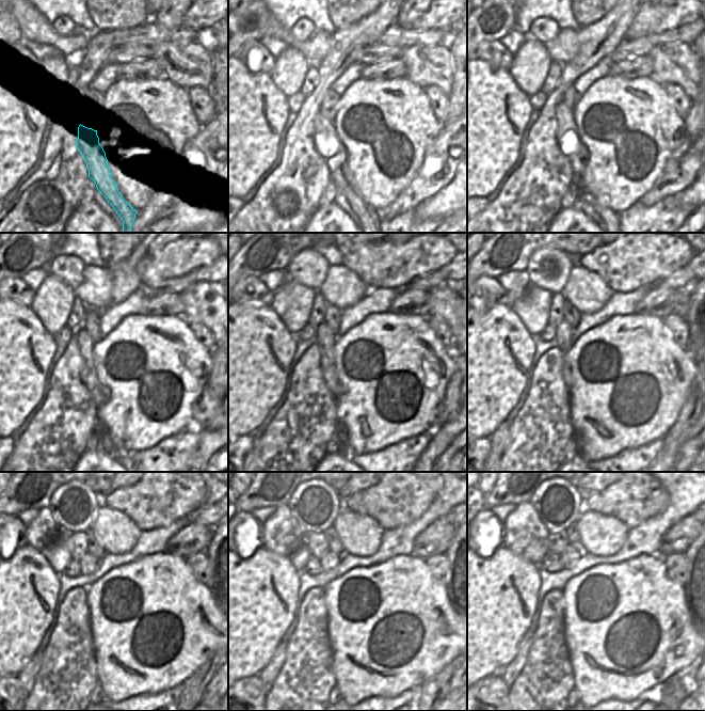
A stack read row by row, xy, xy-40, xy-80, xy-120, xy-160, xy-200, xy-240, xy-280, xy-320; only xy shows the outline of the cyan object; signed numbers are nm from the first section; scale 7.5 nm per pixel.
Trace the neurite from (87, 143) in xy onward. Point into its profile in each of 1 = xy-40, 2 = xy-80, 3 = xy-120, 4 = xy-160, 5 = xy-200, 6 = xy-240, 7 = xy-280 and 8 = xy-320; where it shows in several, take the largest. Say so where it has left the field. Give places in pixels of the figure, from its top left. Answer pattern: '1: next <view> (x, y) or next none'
1: next xy-40 (326, 142)
2: next xy-80 (567, 138)
3: next xy-120 (100, 393)
4: next xy-160 (326, 338)
5: next xy-200 (563, 331)
6: next xy-240 (89, 564)
7: next xy-280 (330, 561)
8: next xy-320 (571, 556)

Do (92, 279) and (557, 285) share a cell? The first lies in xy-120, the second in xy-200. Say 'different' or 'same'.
different

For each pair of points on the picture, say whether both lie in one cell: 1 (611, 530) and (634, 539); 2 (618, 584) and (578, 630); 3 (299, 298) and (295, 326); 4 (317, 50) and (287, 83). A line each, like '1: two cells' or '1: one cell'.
1: two cells
2: one cell
3: one cell
4: two cells

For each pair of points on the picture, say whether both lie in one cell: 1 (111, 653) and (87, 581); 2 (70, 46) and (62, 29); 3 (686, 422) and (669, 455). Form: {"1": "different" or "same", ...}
{"1": "different", "2": "different", "3": "same"}

